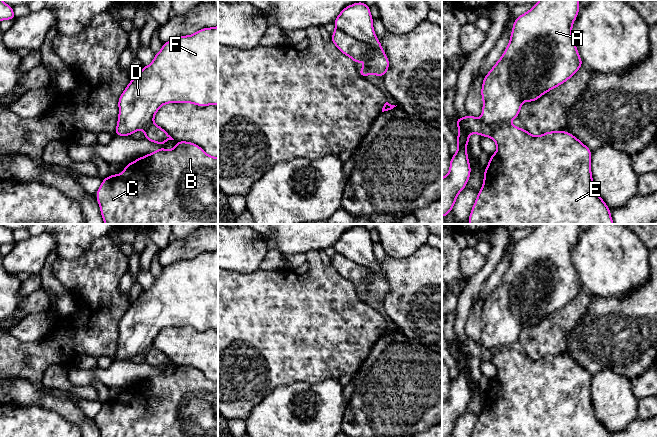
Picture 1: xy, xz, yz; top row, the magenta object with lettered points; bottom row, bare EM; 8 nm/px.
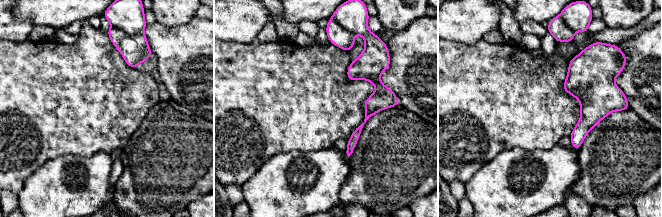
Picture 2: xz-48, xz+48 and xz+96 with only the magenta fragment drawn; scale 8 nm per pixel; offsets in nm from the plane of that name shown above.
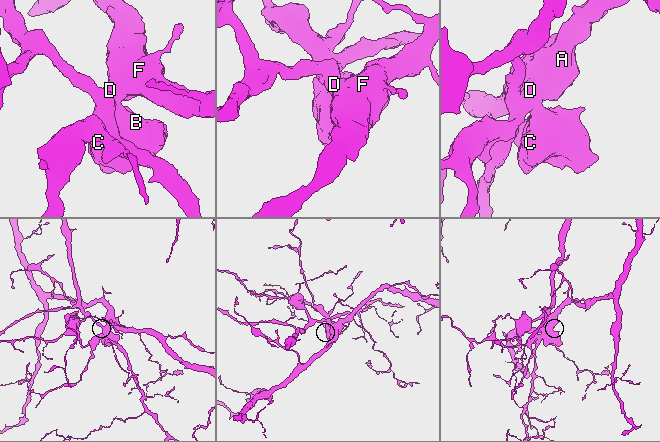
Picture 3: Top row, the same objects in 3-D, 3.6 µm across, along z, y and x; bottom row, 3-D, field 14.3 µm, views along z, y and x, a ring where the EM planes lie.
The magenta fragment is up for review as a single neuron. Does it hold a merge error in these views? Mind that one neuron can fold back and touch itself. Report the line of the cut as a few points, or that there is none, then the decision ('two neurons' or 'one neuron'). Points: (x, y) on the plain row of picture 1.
xz (336, 252), (357, 264), (367, 266), (371, 272), (371, 280) | two neurons

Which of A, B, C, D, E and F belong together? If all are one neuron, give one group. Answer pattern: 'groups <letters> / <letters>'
groups A D F / B C E

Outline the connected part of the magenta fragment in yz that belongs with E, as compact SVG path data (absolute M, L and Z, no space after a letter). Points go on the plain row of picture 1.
M468 337L464 343L456 340L456 349L460 356L459 360L455 361L458 374L451 381L448 398L442 402L442 437L449 437L453 433L458 418L466 411L470 401L471 391L464 370L470 370L471 356L492 362L497 369L497 375L489 382L488 390L484 394L482 412L470 437L610 437L610 432L594 412L591 397L592 375L567 355L548 355L533 360L527 354L510 347L495 351L487 350L482 344Z

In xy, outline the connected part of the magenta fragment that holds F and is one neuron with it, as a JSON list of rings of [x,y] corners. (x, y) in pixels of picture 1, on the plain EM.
[[[218,250],[163,266],[152,287],[143,291],[120,319],[114,360],[131,360],[137,354],[147,352],[159,332],[167,327],[193,327],[200,331],[218,329]]]

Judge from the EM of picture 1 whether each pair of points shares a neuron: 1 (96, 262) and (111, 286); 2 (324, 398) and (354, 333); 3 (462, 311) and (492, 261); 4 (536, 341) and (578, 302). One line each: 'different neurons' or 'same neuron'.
1: same neuron
2: different neurons
3: same neuron
4: same neuron

